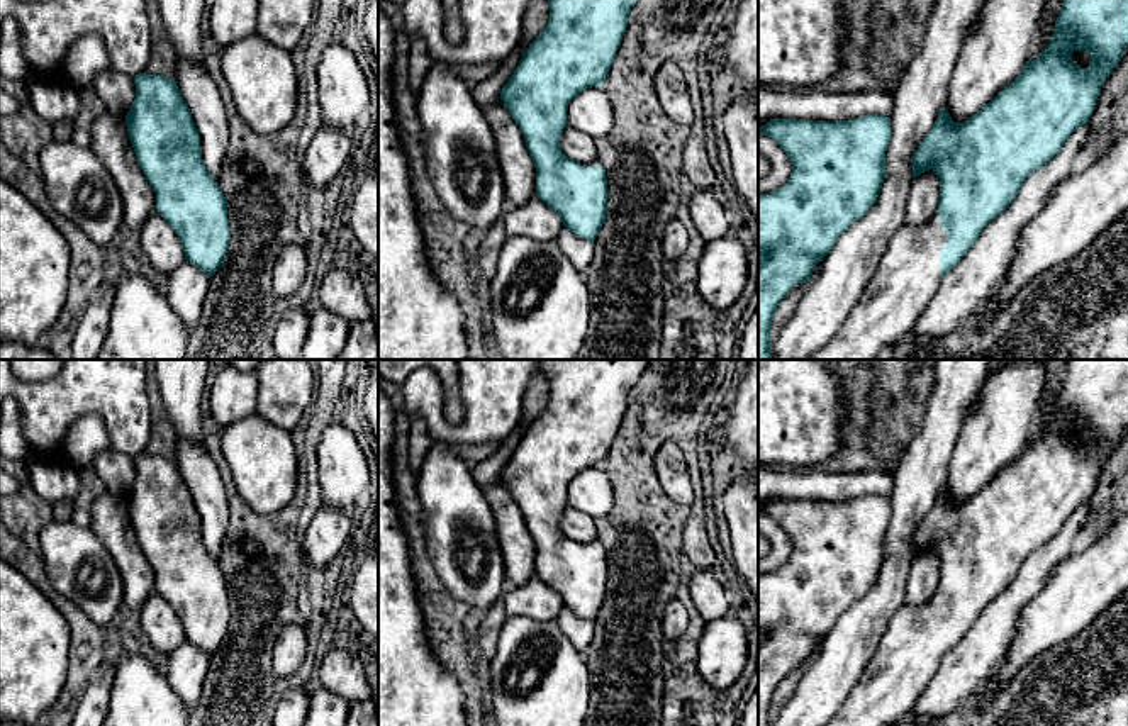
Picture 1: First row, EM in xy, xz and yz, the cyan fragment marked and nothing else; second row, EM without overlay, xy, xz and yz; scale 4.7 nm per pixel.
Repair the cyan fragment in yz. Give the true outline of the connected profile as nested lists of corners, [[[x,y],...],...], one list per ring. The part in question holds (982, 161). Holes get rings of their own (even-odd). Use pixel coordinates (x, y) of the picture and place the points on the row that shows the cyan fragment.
[[[1064,0],[1050,44],[1036,59],[1026,61],[1013,83],[960,124],[943,107],[911,158],[913,178],[930,170],[940,178],[936,212],[926,224],[904,226],[892,237],[840,331],[809,360],[874,360],[884,346],[904,338],[941,278],[967,254],[982,229],[1009,207],[1025,180],[1089,120],[1103,81],[1126,47],[1128,0]],[[1074,51],[1091,54],[1086,70],[1072,61]]]

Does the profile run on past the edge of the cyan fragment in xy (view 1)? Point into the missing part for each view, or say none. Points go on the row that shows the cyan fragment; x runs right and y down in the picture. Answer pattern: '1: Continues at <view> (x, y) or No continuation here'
1: No continuation here

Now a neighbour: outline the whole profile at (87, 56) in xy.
[[[85,34],[70,46],[63,63],[63,75],[78,90],[90,90],[95,76],[109,68],[112,68],[112,63],[102,37]]]

